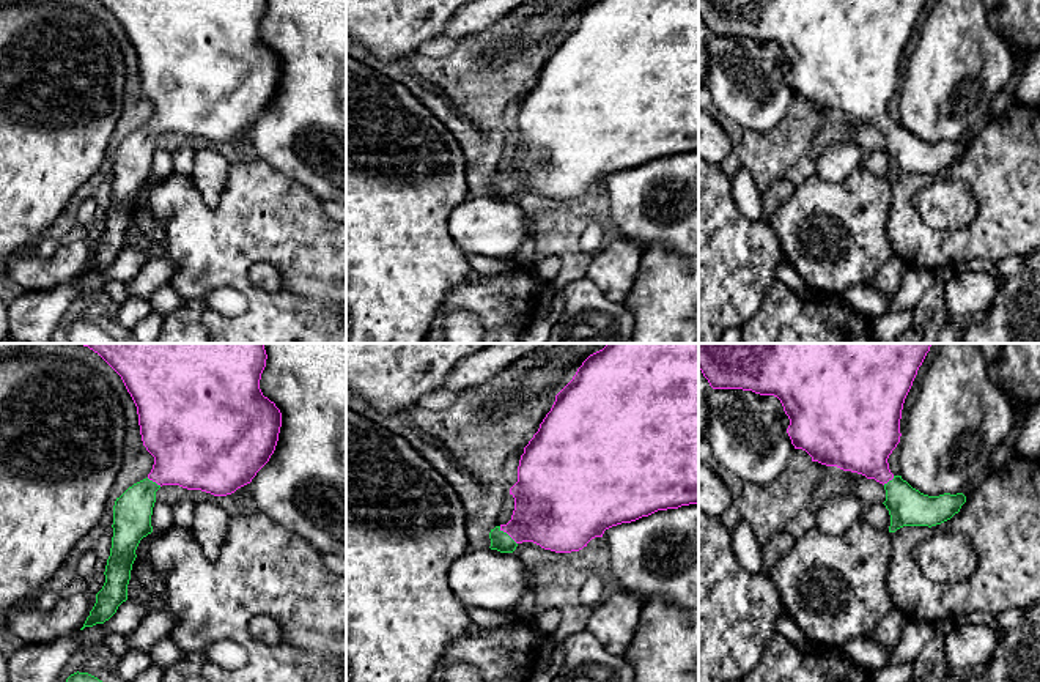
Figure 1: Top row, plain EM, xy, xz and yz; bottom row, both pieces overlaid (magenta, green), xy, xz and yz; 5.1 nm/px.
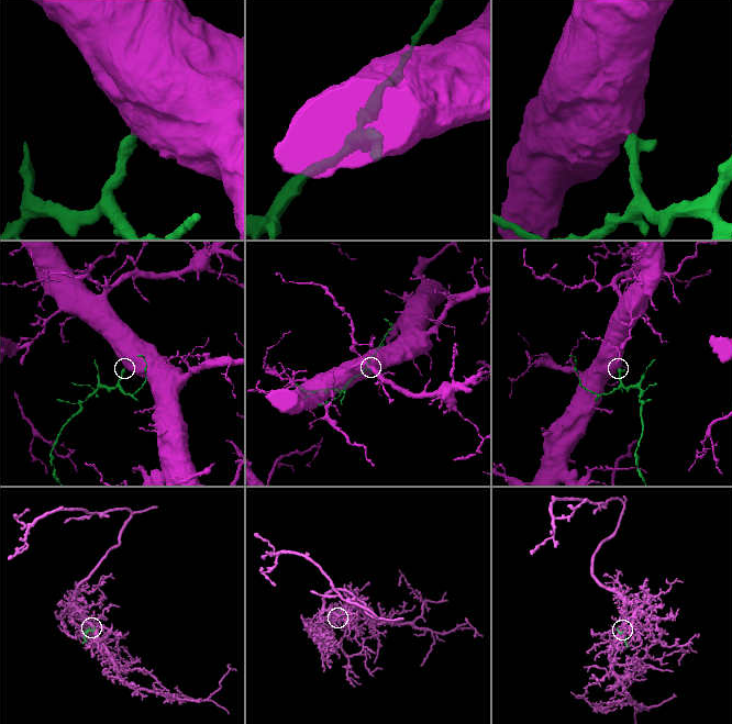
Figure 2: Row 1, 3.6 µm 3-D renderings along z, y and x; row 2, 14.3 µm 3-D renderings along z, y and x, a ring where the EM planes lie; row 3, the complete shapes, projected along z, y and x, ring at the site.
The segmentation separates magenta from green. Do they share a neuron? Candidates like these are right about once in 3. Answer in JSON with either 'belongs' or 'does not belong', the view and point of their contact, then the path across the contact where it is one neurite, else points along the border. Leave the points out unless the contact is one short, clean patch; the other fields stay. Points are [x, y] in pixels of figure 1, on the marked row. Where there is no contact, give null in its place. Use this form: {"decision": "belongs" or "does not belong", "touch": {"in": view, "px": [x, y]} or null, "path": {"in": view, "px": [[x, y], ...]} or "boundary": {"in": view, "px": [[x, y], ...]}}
{"decision": "belongs", "touch": {"in": "xz", "px": [508, 534]}, "path": {"in": "xz", "px": [[551, 511], [508, 534], [501, 541]]}}

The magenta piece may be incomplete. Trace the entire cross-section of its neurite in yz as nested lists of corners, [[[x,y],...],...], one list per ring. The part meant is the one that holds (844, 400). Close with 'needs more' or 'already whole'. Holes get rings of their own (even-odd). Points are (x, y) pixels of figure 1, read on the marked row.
[[[699,343],[699,369],[713,389],[743,389],[780,400],[790,419],[787,433],[795,449],[806,450],[812,461],[837,466],[875,479],[884,485],[883,502],[891,515],[889,532],[903,526],[936,526],[950,520],[966,502],[963,493],[928,496],[894,476],[887,458],[900,443],[900,419],[905,398],[931,343]]]; needs more

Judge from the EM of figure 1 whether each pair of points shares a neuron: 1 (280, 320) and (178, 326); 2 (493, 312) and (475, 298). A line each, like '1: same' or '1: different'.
1: different
2: same

